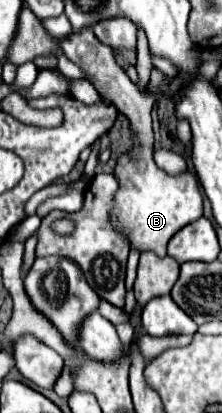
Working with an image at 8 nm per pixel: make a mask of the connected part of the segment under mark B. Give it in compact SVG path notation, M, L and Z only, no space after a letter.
M85 27L79 33L71 33L63 41L63 53L79 65L91 85L105 95L117 109L123 109L123 115L129 121L133 147L119 155L115 165L115 179L119 183L117 193L113 195L113 209L109 213L111 225L127 239L131 249L137 251L153 251L157 257L167 255L167 243L177 233L177 229L185 227L191 221L197 221L203 215L203 197L199 191L199 183L193 173L169 175L159 169L153 161L154 133L152 128L151 107L157 101L155 95L141 93L127 73L117 65L115 53L111 47L97 41L95 33Z

